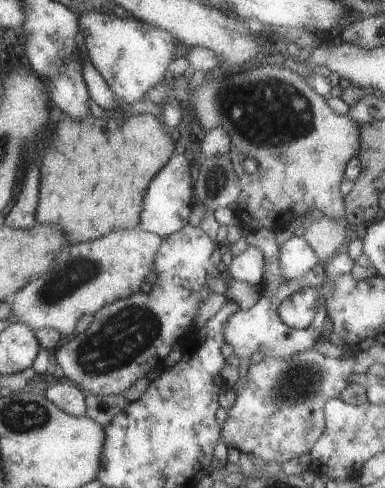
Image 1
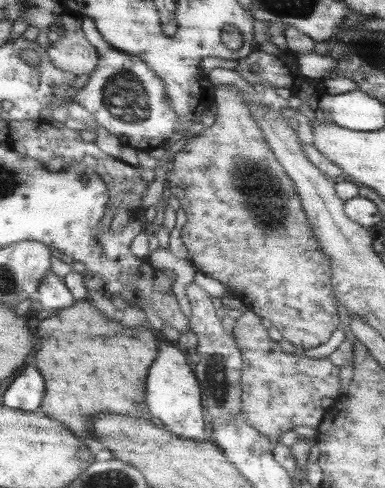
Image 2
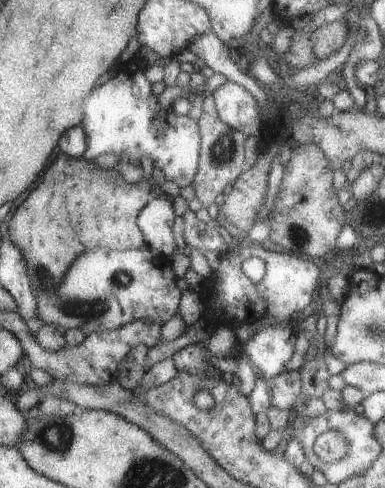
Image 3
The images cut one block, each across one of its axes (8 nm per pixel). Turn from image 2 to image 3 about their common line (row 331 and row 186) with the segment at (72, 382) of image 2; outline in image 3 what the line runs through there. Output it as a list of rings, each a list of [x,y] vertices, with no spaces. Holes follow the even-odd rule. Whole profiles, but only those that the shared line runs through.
[[[59,156],[43,176],[43,182],[31,192],[31,196],[15,210],[7,234],[15,246],[19,246],[27,258],[27,270],[31,276],[33,290],[59,290],[65,282],[71,264],[91,250],[103,248],[107,252],[141,250],[147,246],[147,238],[139,228],[139,216],[155,200],[157,190],[153,190],[149,180],[139,180],[137,184],[123,184],[119,174],[97,170],[87,160],[73,160]]]

